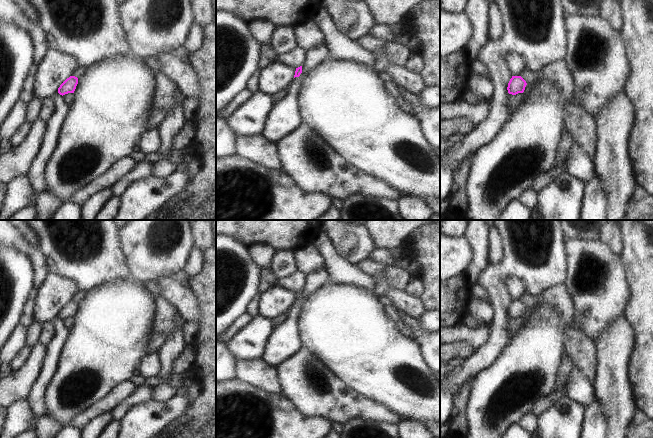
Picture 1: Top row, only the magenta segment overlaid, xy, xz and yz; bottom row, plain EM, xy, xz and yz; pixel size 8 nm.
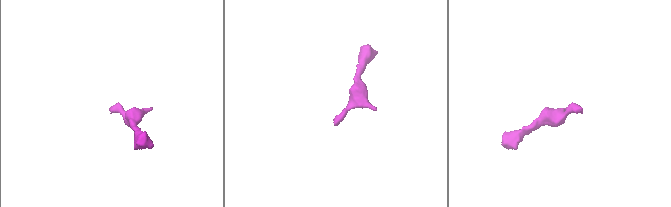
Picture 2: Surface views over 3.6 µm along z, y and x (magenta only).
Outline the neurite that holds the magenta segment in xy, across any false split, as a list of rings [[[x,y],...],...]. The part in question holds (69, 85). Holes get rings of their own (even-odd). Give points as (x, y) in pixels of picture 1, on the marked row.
[[[70,76],[60,85],[58,88],[58,93],[62,96],[68,93],[74,93],[77,84],[78,78],[75,76]]]

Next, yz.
[[[512,76],[508,83],[508,93],[516,95],[518,93],[523,93],[527,83],[521,76]]]

